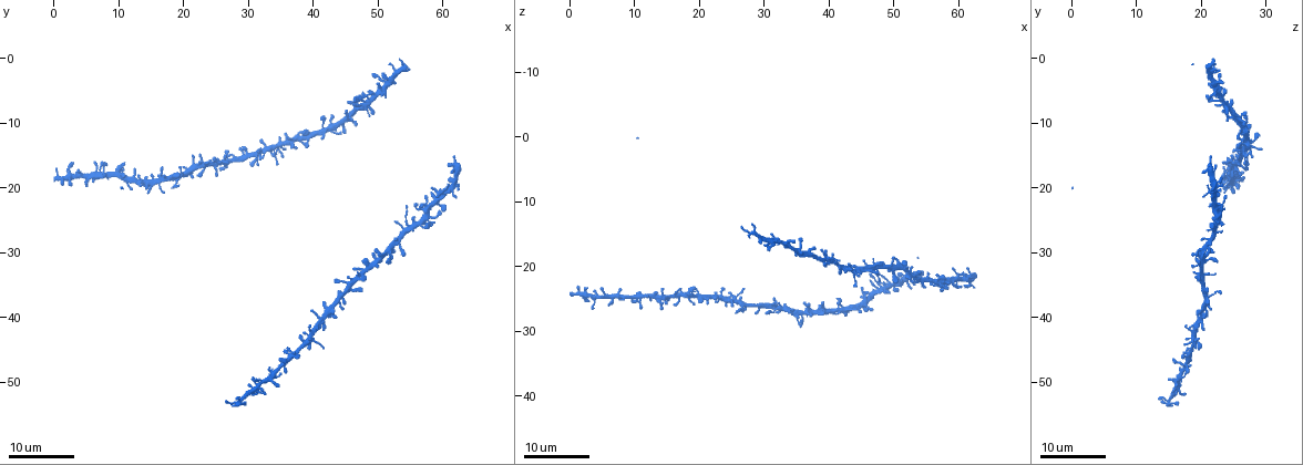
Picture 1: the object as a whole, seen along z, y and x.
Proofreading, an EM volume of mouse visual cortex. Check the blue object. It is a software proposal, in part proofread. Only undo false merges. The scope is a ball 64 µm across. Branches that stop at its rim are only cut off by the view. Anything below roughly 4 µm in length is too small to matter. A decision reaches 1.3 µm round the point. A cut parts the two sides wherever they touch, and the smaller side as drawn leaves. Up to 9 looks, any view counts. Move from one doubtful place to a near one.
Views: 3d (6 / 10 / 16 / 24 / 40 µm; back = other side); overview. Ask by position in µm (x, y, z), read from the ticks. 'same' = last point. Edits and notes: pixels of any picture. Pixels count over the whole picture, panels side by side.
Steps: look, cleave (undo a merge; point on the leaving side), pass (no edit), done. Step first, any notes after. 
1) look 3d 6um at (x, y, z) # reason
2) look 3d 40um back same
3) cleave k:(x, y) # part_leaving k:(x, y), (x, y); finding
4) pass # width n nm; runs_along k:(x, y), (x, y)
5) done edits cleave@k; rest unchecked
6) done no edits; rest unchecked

look 3d 24um at (34.0, 48.0, 17.5) # a narrow waist

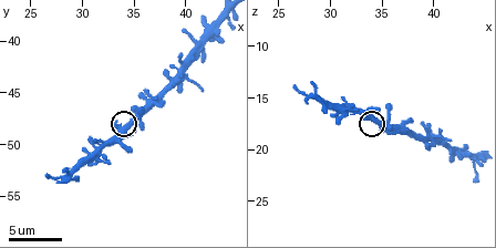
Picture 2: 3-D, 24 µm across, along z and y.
look 3d 10um same

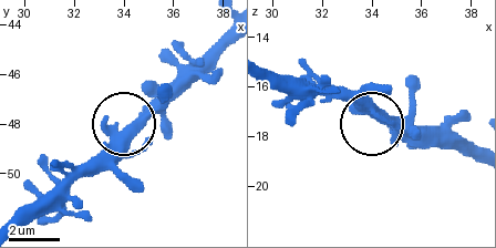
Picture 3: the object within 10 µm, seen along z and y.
pass # width 390 nm; runs_along 3:(226, 31), (89, 163); continuous, no second cell

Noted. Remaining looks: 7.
look 3d 24um at (54.0, 27.0, 22.0) # thick turns thin

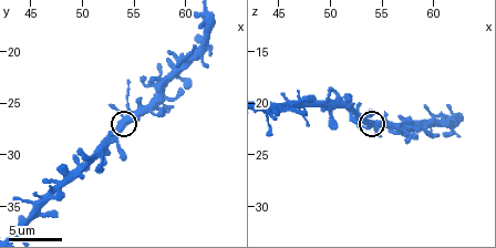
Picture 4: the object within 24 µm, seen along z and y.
look 3d 10um at (54.0, 27.0, 22.0)

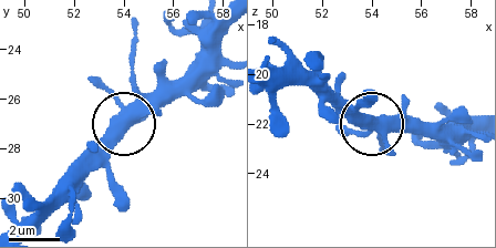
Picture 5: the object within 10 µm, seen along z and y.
look 3d 10um back at (53.9, 27.0, 22.0)

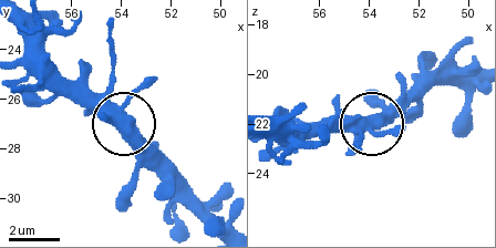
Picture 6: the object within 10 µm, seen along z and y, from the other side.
pass # width 430 nm; one cell here

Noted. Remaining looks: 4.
look 3d 16um at (51.0, 5.0, 22.5) # three-way junction

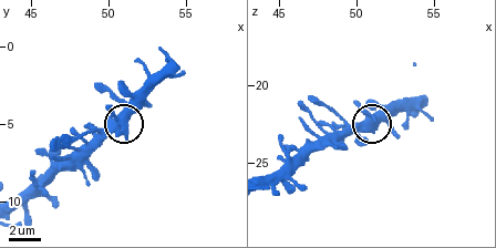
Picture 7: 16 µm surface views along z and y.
look 3d 10um same

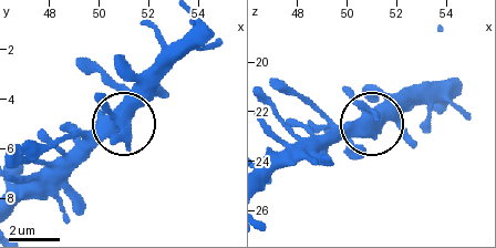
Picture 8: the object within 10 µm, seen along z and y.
pass # side_arm 7 um; arms 3; all the same cell

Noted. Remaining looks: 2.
look 3d 24um at (8.0, 18.5, 24.0) # four-way junction

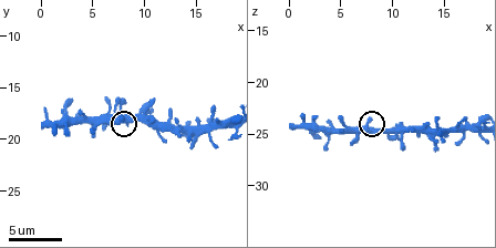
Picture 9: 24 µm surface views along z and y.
look 3d 6um at (7.6, 18.2, 24.0)

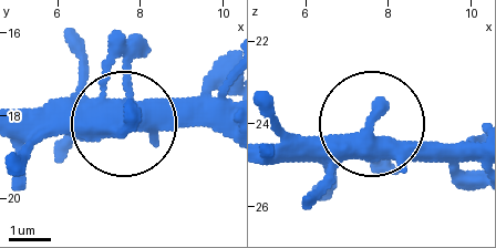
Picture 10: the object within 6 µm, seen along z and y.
pass # width 360 nm; runs_along 10:(221, 136), (190, 123), (21, 123); one cell here

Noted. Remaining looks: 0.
done no edits; rest unchecked

